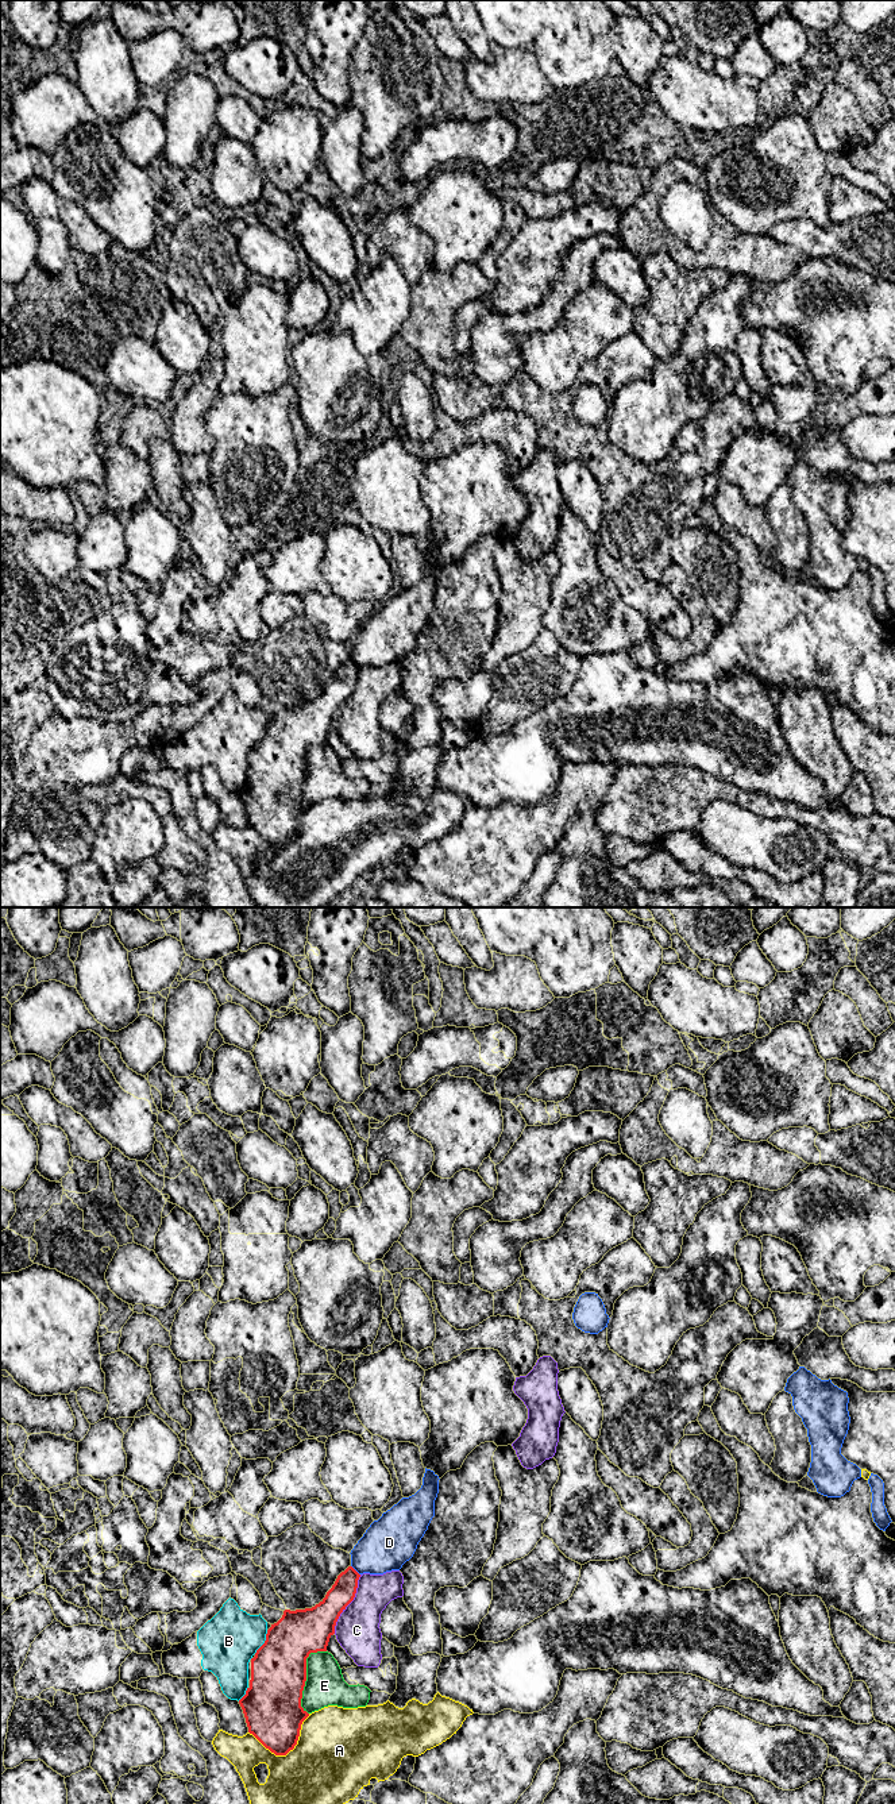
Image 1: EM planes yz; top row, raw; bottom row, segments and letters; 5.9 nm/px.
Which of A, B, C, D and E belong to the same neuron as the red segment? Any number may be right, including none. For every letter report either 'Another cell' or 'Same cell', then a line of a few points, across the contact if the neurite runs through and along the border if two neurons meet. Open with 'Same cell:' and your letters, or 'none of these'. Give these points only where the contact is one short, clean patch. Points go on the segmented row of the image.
Same cell: D
A: Another cell
B: Another cell
C: Another cell
D: Same cell. Line: yz (343, 1591), (348, 1577), (355, 1571), (371, 1554), (388, 1544)
E: Another cell

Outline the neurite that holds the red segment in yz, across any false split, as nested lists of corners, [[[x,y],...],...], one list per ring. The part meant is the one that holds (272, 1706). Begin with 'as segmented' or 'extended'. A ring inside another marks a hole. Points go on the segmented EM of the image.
extended; [[[425,1468],[421,1488],[402,1497],[374,1520],[351,1550],[351,1565],[342,1572],[325,1597],[312,1608],[285,1610],[282,1618],[267,1630],[265,1643],[251,1658],[251,1680],[246,1695],[239,1700],[248,1732],[275,1755],[286,1755],[297,1745],[302,1722],[309,1714],[301,1707],[306,1681],[306,1658],[310,1653],[327,1651],[329,1638],[340,1614],[354,1600],[358,1580],[363,1573],[383,1574],[400,1570],[409,1561],[435,1516],[439,1493],[439,1476]]]

